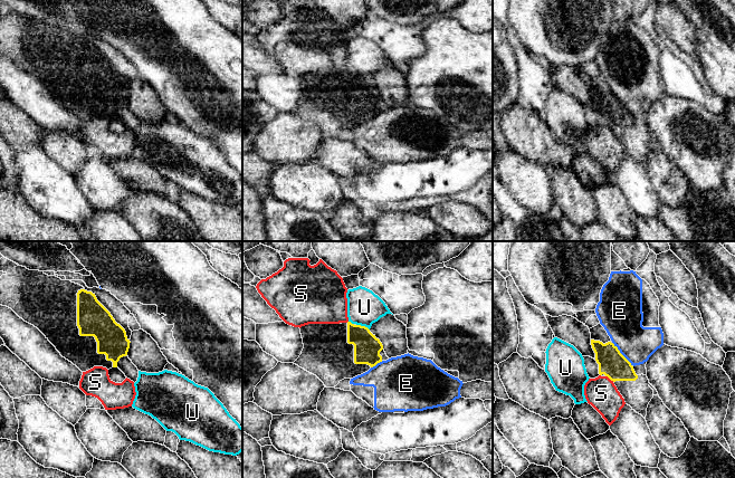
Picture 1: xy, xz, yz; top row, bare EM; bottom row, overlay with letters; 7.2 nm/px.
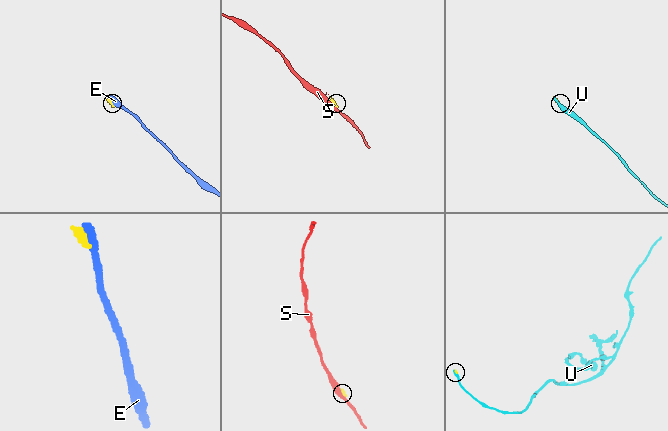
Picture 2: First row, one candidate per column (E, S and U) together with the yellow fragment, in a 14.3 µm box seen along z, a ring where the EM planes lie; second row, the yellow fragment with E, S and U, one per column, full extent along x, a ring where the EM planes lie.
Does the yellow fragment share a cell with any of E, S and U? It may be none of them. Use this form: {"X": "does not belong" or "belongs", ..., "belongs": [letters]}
{"E": "does not belong", "S": "does not belong", "U": "does not belong", "belongs": []}

